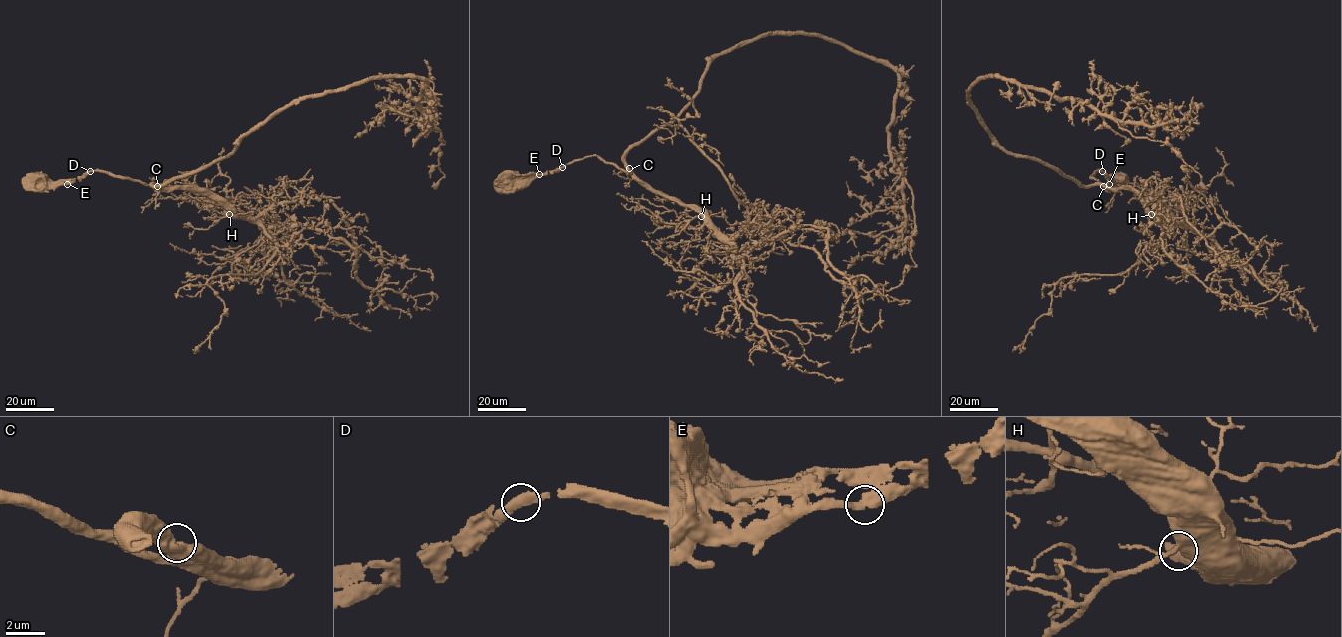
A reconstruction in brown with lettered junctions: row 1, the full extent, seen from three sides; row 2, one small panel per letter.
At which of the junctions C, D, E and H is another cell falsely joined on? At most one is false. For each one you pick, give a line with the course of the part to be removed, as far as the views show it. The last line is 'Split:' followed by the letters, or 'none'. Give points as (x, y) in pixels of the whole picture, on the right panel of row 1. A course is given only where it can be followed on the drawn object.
Split: none

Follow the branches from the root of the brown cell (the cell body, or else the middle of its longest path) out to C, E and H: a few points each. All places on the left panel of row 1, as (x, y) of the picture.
C: (35, 180), (34, 178), (37, 181), (59, 182), (84, 177), (98, 170), (154, 188), (157, 186)
E: (35, 180), (34, 178), (50, 184), (67, 184)
H: (35, 180), (59, 182), (98, 170), (154, 188), (201, 190), (215, 197), (229, 214)

